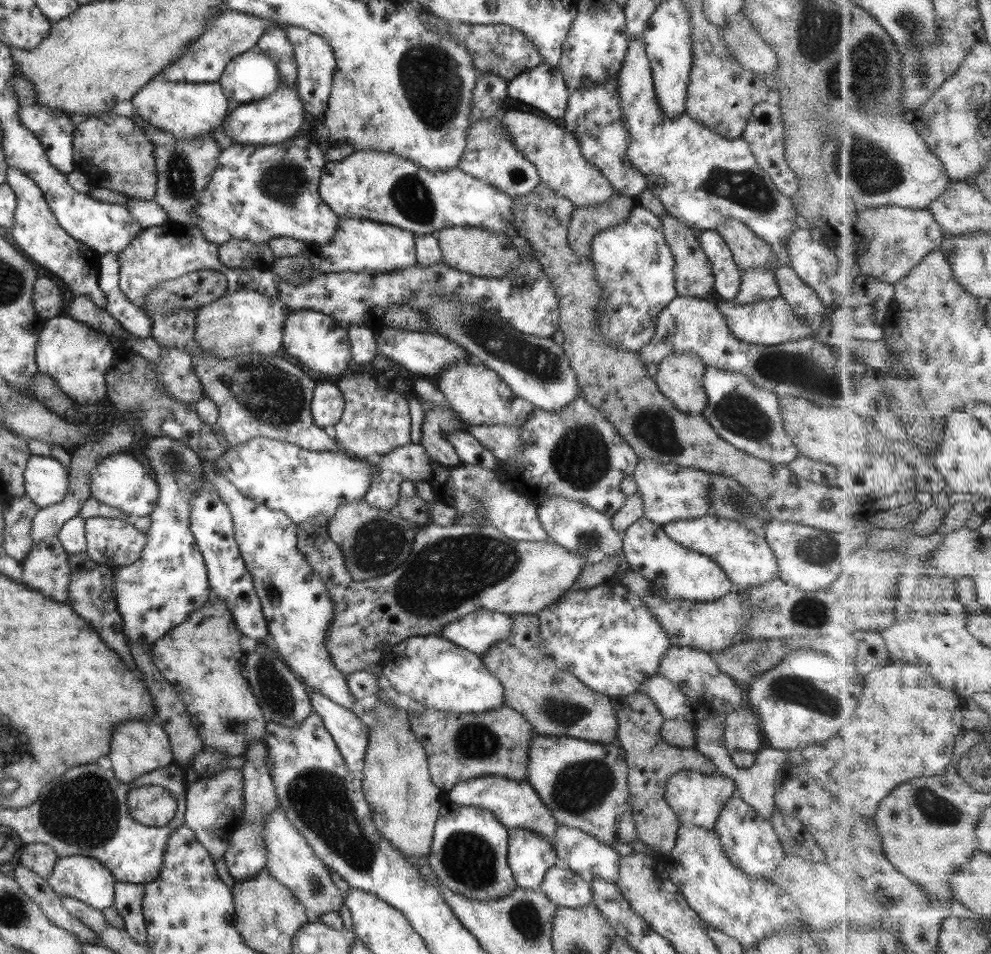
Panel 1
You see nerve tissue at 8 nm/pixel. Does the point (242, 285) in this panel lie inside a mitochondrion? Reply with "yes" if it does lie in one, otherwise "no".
no

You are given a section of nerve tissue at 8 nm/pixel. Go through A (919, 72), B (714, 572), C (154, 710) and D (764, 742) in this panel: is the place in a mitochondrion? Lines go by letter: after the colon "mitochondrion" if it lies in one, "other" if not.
A: mitochondrion
B: other
C: other
D: other

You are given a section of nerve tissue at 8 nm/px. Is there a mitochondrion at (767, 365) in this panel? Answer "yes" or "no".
yes

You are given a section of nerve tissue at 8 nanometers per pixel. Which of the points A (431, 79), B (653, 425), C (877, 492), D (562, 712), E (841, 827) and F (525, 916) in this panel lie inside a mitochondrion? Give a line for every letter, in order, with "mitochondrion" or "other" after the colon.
A: mitochondrion
B: mitochondrion
C: other
D: mitochondrion
E: mitochondrion
F: mitochondrion

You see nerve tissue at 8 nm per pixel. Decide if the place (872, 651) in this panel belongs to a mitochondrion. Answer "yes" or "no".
no

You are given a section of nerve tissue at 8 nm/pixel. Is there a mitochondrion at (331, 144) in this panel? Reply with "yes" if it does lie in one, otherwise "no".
no

